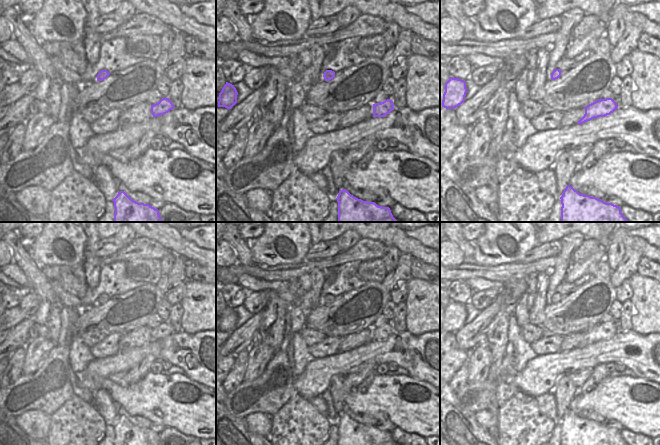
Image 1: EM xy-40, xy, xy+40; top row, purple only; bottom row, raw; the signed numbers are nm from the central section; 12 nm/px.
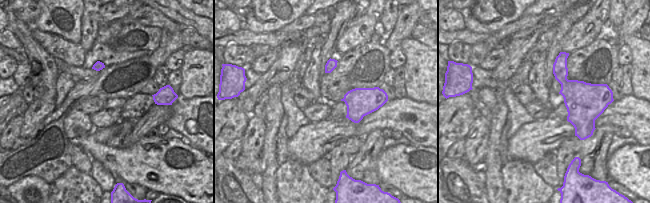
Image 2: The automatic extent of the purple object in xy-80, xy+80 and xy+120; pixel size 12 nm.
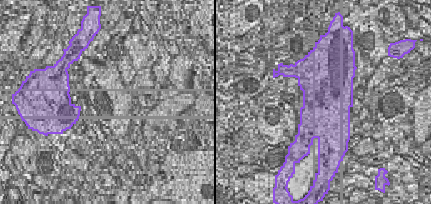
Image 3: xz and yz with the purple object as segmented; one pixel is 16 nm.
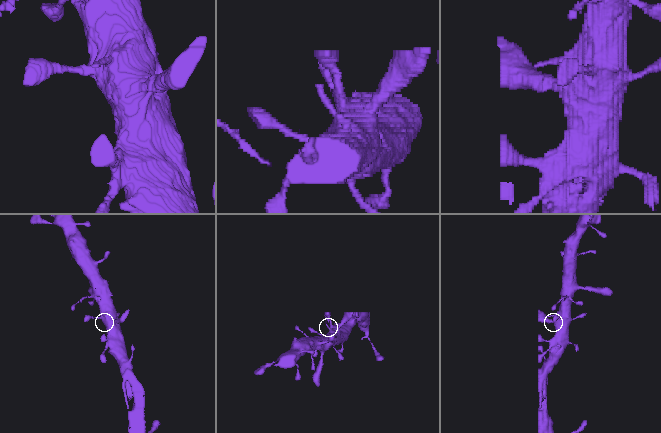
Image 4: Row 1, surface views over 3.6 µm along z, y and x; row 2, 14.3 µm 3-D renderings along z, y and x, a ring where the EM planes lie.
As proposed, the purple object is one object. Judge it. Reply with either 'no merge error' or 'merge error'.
no merge error

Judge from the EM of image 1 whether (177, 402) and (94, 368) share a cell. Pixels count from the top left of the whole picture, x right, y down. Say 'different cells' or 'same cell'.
different cells

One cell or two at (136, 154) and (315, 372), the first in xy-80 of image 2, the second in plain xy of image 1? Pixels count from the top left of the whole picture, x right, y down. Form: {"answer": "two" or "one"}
{"answer": "two"}

